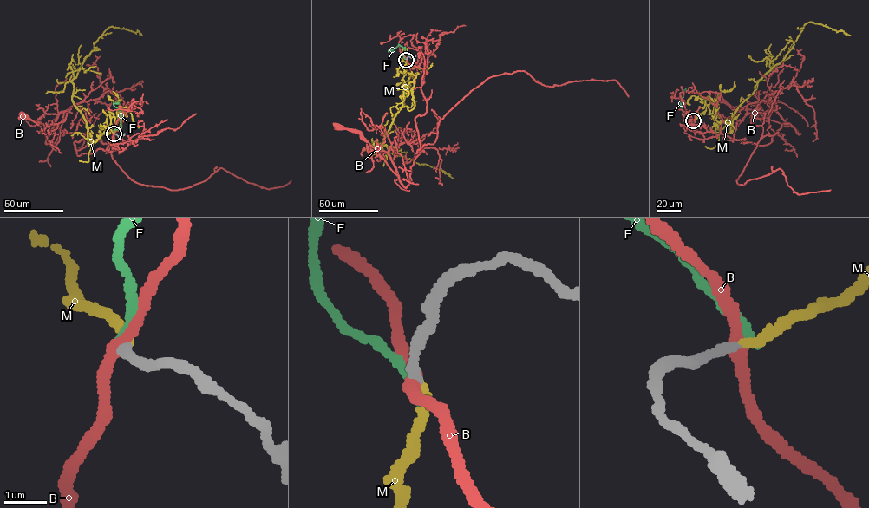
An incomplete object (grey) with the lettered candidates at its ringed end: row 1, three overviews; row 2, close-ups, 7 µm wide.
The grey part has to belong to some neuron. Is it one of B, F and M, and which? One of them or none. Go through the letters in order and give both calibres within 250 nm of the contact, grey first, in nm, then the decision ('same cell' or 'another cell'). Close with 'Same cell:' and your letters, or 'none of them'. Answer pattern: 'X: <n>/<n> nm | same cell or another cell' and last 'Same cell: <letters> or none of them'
B: 240/280 nm | another cell
F: 220/240 nm | another cell
M: 240/240 nm | same cell
Same cell: M

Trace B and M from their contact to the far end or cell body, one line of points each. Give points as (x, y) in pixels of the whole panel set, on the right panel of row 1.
B: (692, 120), (705, 139), (723, 133), (757, 145), (768, 144), (783, 124), (790, 124), (800, 133), (718, 97)
M: (693, 120), (708, 105), (713, 119), (736, 129), (730, 132), (735, 112), (808, 22), (851, 35)

